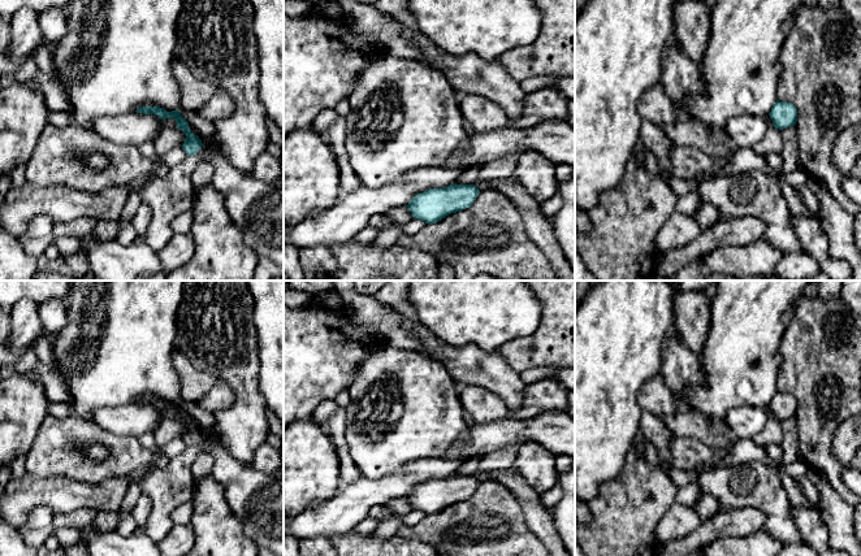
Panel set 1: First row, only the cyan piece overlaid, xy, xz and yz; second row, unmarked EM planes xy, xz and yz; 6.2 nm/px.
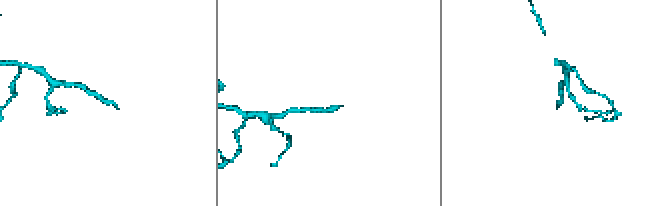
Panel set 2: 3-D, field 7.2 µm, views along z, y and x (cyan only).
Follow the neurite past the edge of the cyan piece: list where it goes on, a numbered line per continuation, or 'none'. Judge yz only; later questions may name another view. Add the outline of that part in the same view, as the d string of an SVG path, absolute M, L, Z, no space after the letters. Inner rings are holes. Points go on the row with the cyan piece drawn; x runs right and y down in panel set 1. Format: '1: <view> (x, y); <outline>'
none

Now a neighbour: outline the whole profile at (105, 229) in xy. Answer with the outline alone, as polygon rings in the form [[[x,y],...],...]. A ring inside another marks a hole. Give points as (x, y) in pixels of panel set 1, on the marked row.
[[[99,220],[91,234],[98,240],[113,240],[118,238],[120,233],[124,230],[124,226],[125,225],[121,220]]]

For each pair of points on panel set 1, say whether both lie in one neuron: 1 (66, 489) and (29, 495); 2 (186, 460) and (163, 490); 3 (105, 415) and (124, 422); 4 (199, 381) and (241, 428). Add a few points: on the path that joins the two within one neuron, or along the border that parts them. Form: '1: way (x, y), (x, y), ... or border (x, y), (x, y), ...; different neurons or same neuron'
1: way (57, 491), (38, 491); same neuron
2: way (180, 468), (177, 476), (171, 482); same neuron
3: way (109, 418), (120, 420); same neuron
4: border (190, 361), (217, 378); different neurons

